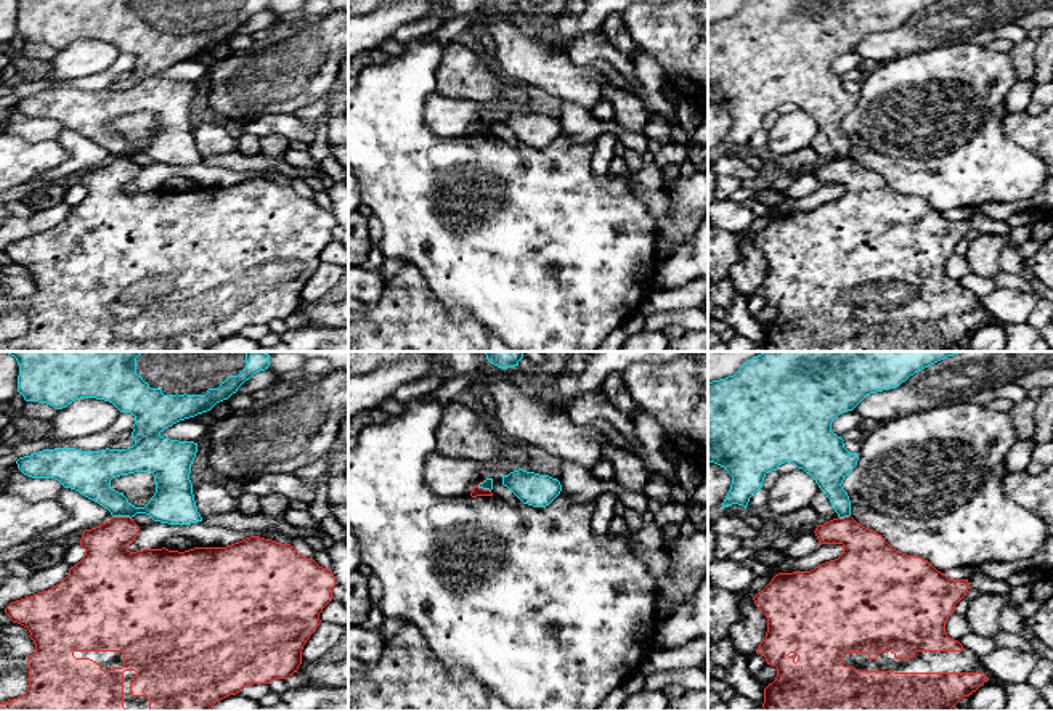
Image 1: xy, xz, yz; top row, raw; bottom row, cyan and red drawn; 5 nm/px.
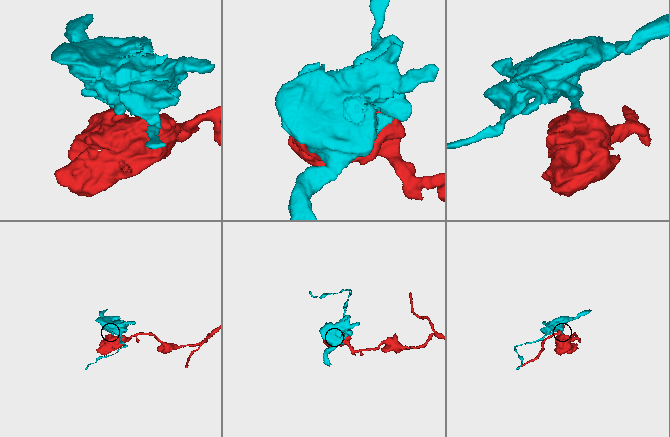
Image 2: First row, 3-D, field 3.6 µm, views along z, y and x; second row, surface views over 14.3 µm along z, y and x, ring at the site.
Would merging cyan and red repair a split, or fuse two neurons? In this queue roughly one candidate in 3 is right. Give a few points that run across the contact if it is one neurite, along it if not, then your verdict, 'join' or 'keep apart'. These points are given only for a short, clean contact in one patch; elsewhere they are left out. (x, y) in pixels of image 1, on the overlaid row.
keep apart

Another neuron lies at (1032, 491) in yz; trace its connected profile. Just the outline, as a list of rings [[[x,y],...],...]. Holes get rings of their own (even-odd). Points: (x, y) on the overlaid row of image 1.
[[[1053,465],[1039,475],[1027,470],[1010,472],[1003,480],[1003,490],[1013,502],[1043,518],[1047,541],[1029,560],[986,562],[978,570],[997,579],[1008,579],[1021,571],[1040,571],[1045,578],[1053,579]]]

